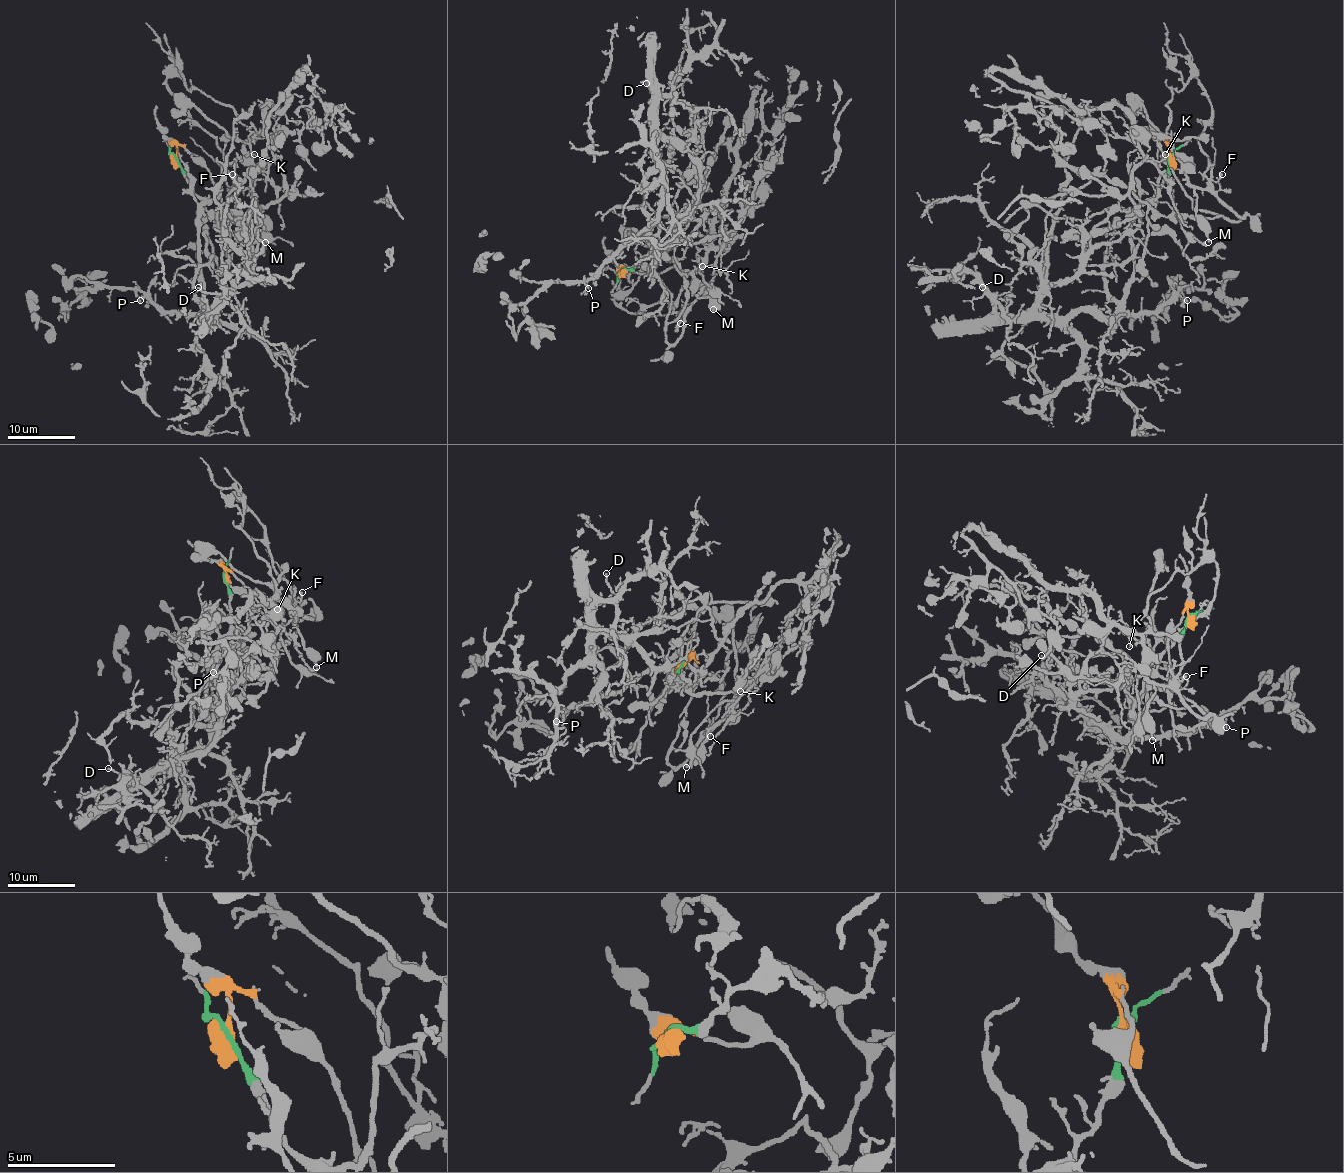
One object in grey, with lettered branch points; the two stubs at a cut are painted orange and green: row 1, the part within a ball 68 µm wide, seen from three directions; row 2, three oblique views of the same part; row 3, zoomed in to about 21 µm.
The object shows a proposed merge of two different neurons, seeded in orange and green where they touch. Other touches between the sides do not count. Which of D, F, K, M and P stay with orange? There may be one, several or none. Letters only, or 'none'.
F, K, M

